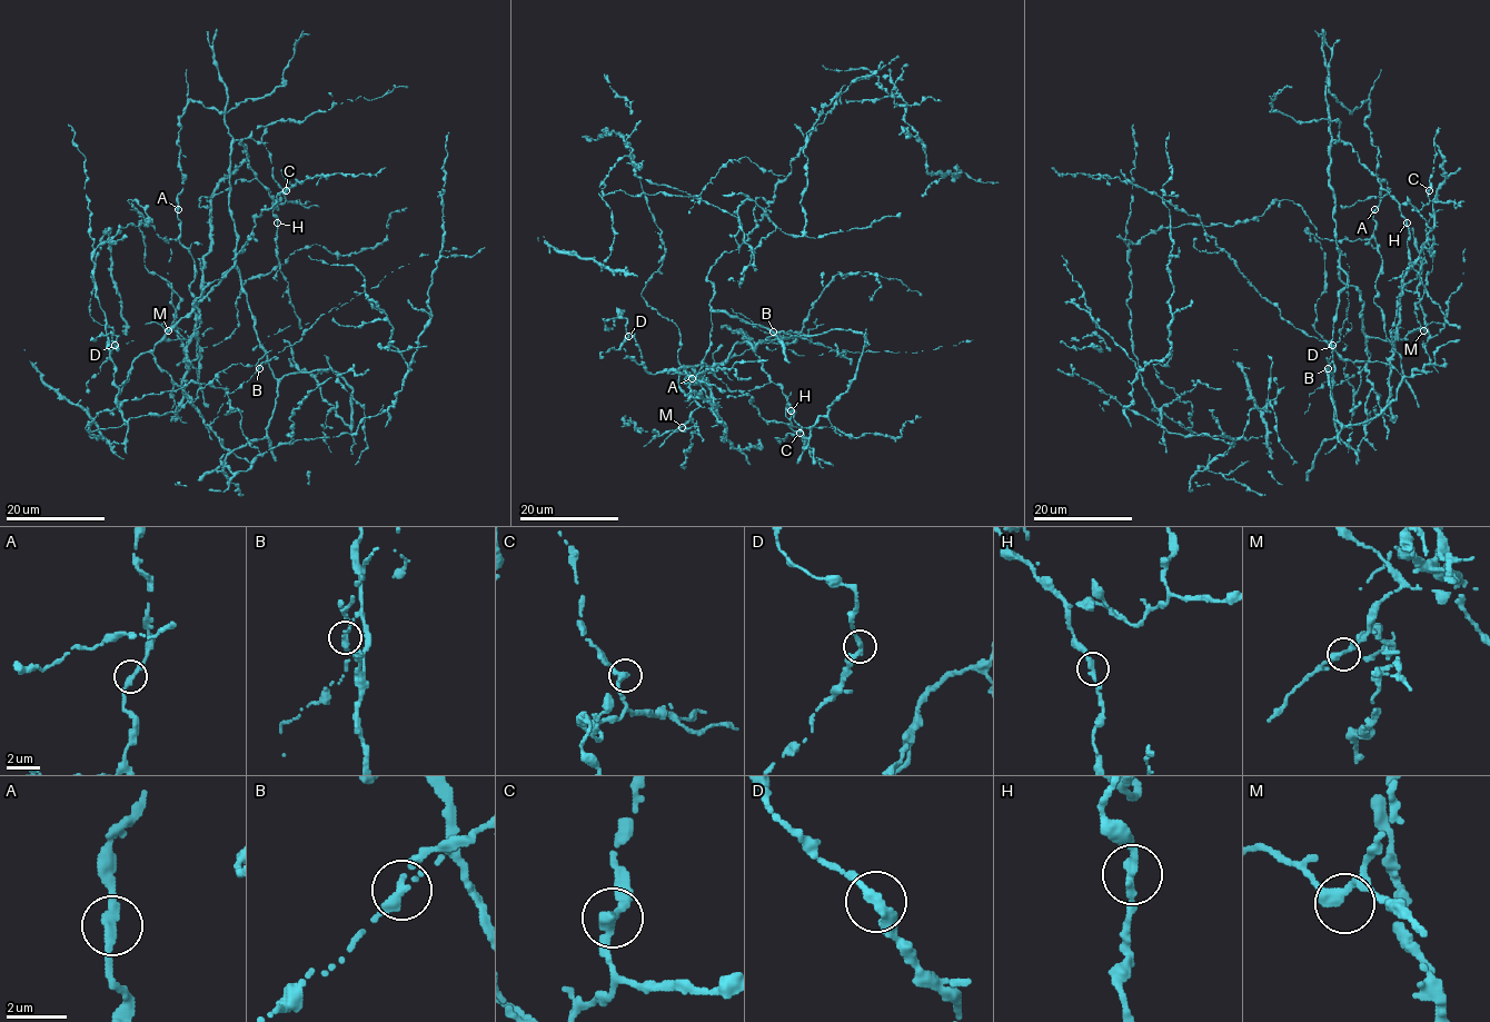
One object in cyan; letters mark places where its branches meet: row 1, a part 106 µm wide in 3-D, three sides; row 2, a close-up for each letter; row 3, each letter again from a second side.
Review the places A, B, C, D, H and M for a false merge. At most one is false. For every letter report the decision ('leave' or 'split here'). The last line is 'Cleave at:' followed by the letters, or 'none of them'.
A: leave
B: split here
C: leave
D: leave
H: leave
M: leave
Cleave at: B

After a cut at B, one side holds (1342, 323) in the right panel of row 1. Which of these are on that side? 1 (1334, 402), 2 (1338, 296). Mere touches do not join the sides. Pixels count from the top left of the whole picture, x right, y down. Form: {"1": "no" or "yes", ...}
{"1": "no", "2": "no"}

